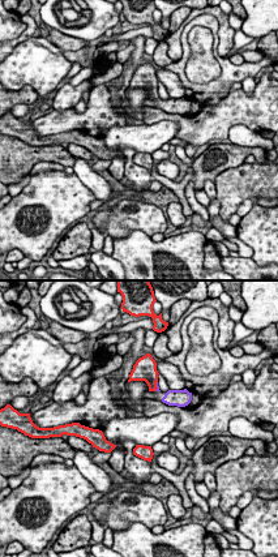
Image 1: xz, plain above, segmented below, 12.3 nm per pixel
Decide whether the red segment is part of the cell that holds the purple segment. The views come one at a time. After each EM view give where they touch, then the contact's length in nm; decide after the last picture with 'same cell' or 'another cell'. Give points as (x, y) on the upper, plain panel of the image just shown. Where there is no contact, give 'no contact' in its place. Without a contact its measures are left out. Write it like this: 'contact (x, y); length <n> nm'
contact (157, 94); length 130 nm

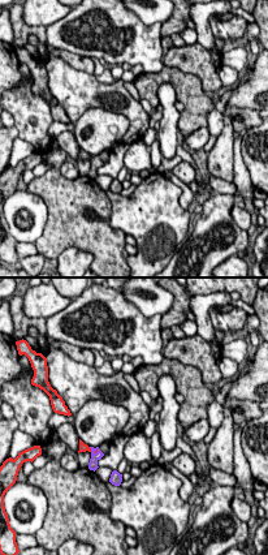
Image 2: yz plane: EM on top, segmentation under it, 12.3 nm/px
contact (98, 159); length 80 nm

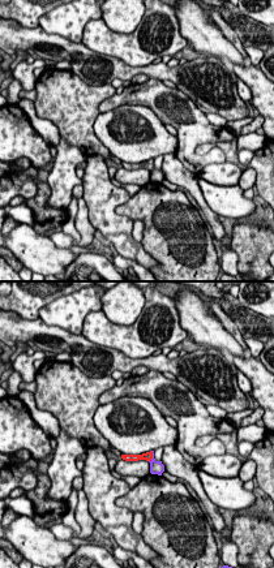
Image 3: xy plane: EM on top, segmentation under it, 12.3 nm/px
contact (153, 164); length 150 nm

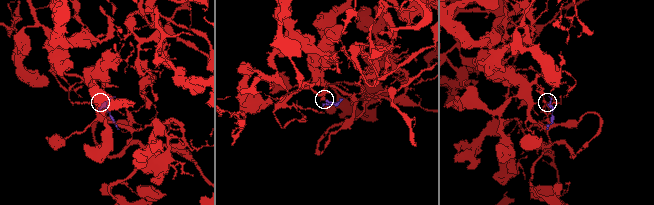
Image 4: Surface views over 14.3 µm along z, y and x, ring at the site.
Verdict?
same cell

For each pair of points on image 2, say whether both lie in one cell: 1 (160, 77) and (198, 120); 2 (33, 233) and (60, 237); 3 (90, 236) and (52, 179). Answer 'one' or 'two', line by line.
1: one
2: two
3: one

